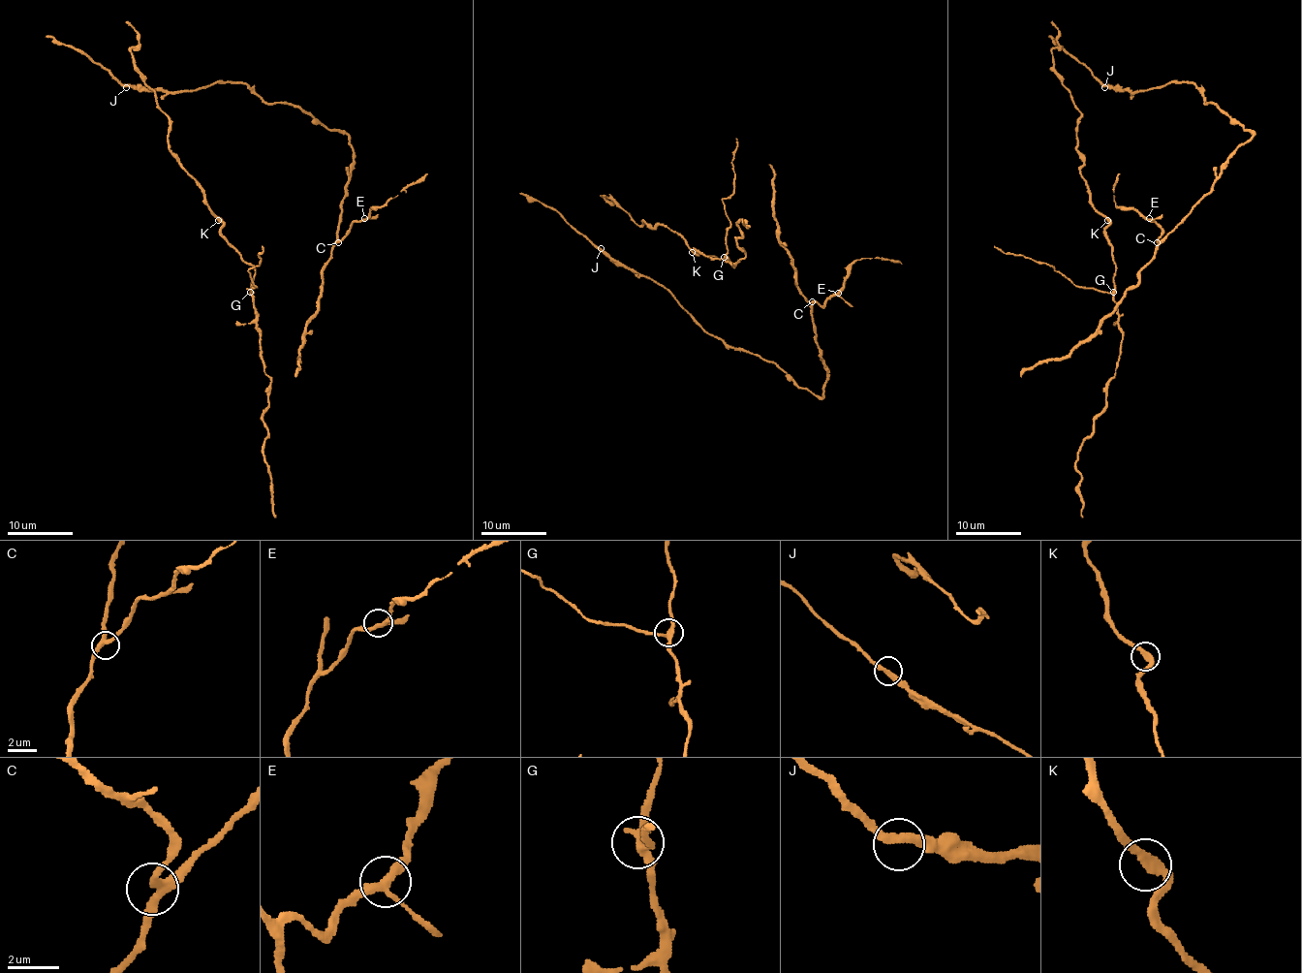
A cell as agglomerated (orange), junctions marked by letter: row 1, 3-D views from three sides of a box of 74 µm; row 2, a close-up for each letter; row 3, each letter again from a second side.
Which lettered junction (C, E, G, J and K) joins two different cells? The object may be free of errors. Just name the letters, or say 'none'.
G

